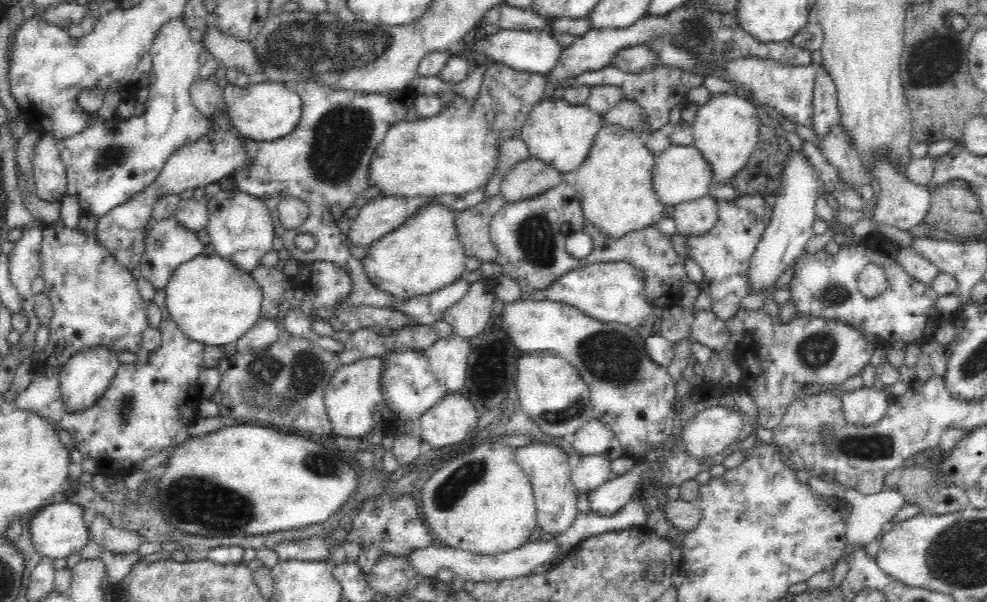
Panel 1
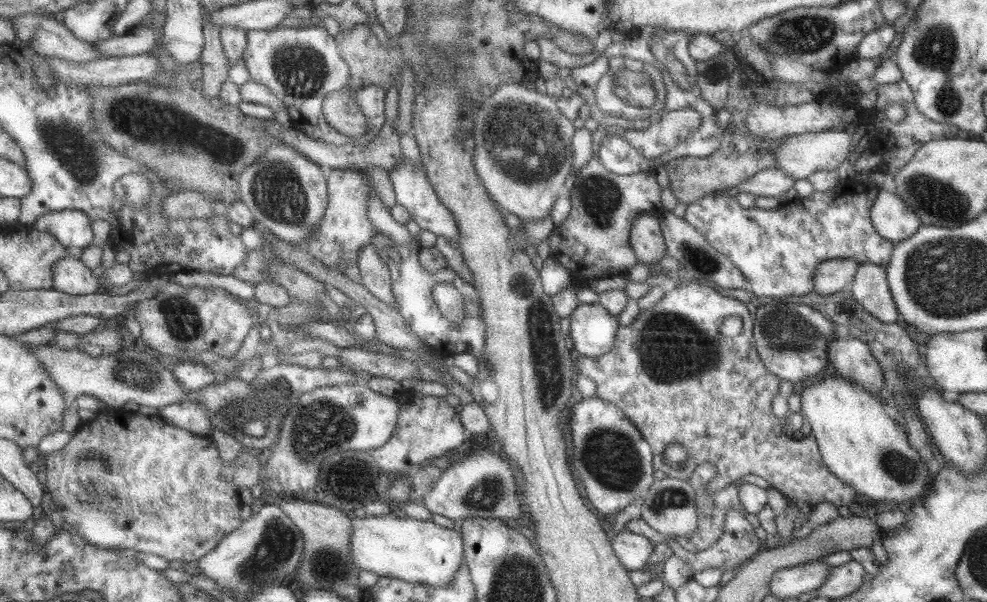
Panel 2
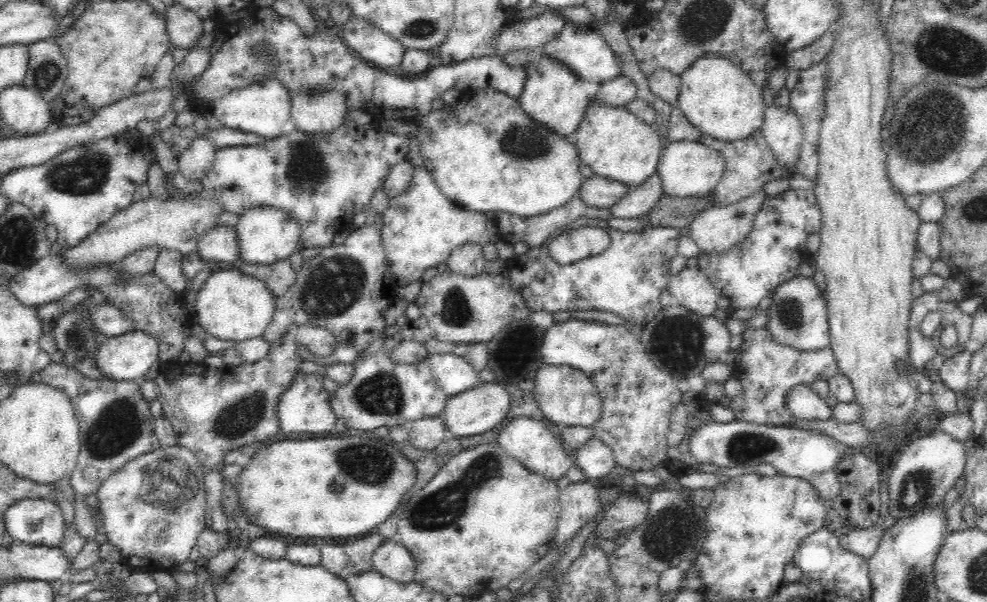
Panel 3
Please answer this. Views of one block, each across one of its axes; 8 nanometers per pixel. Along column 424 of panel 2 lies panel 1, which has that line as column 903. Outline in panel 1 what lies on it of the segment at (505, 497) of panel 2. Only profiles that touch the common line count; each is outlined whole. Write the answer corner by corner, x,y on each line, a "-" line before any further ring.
847,488
844,498
852,506
846,520
848,544
860,547
882,534
882,524
892,520
905,504
903,495
890,489
864,495
856,489

